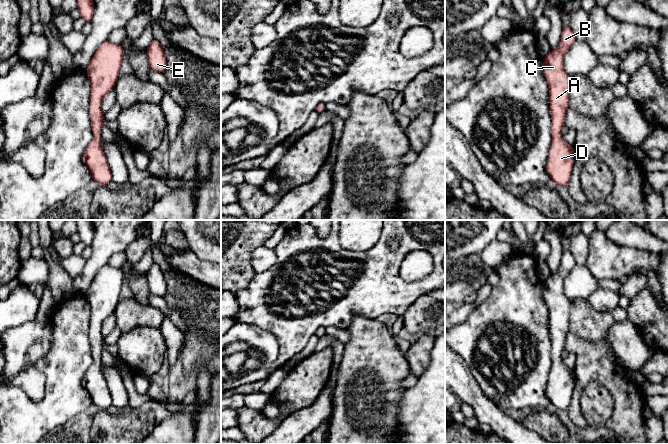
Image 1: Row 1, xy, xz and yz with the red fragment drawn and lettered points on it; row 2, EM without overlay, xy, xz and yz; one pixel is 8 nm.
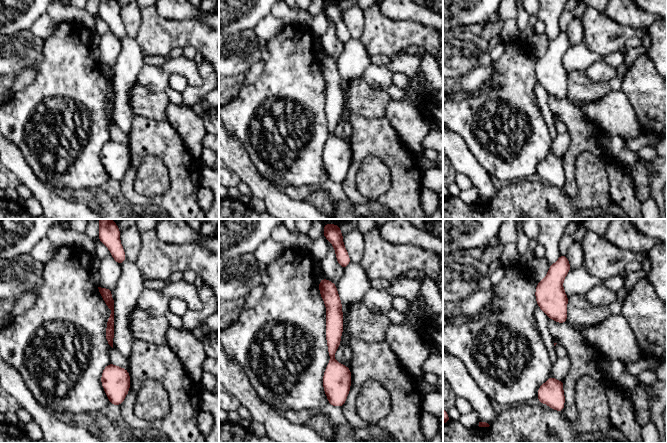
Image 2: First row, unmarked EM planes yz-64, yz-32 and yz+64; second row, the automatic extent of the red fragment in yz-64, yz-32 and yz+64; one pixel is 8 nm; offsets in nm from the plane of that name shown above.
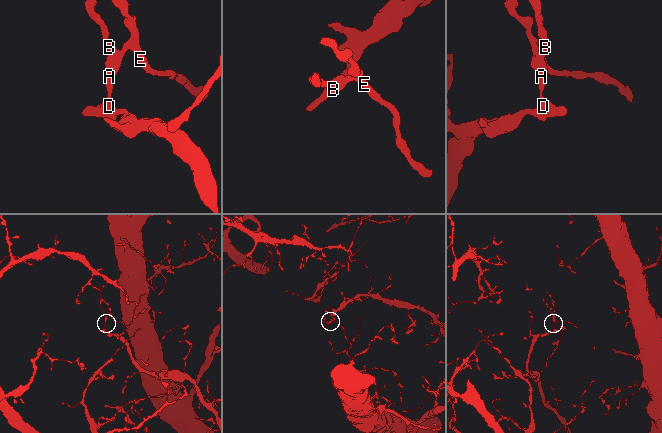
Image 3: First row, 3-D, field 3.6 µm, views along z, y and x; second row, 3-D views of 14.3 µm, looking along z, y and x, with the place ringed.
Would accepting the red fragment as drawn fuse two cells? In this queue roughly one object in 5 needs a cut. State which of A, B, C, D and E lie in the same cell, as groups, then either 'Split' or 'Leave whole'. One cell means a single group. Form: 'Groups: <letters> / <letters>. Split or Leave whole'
Groups: A B C D E. Leave whole

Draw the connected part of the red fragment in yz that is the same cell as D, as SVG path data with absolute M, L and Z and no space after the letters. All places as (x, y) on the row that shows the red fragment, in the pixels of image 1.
M569 25L563 26L561 42L543 59L542 71L549 88L550 115L552 118L552 144L549 150L546 171L551 181L567 186L573 166L573 145L562 139L561 130L565 125L565 112L569 107L571 79L567 75L563 59L576 41Z

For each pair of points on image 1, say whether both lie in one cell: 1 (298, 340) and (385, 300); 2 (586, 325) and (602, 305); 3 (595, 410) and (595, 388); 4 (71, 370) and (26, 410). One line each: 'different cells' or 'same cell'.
1: same cell
2: different cells
3: same cell
4: same cell

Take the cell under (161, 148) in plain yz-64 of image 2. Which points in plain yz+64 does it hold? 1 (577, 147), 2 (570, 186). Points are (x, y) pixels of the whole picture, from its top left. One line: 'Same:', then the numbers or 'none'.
Same: 1, 2

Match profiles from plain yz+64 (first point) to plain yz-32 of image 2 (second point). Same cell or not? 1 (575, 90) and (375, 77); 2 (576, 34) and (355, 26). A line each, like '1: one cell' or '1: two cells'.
1: two cells
2: one cell

